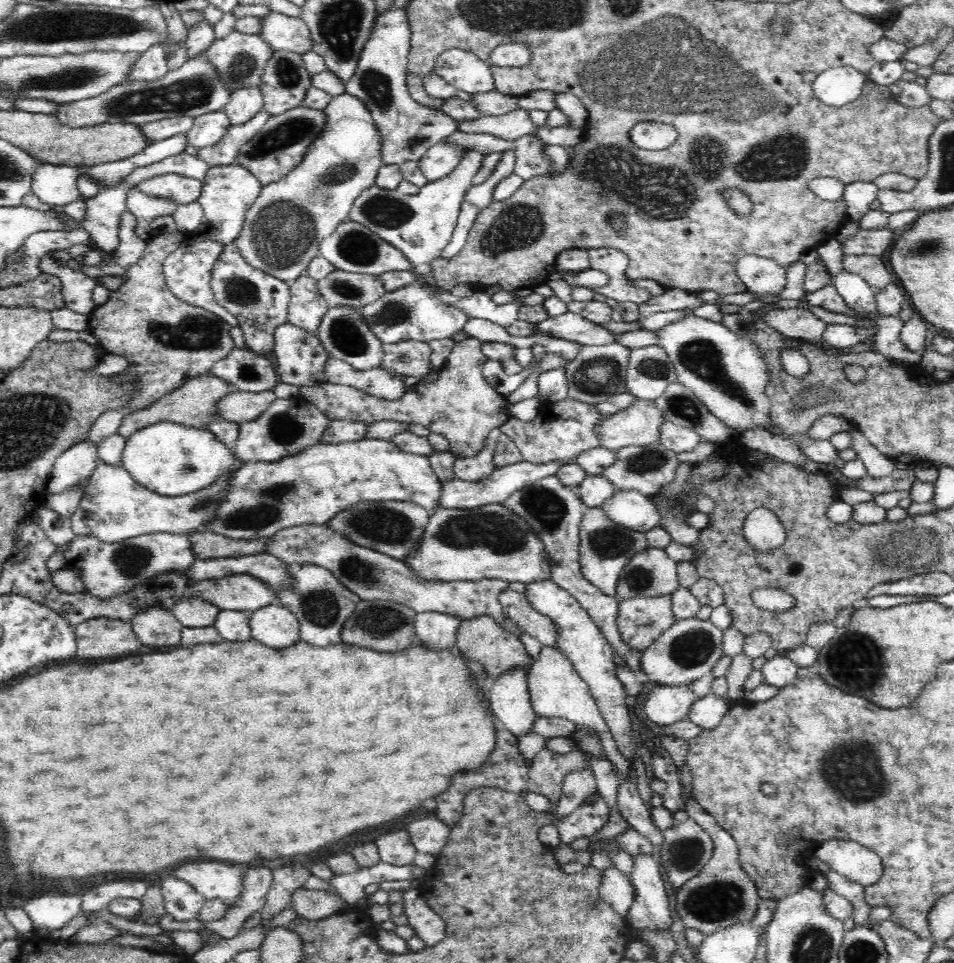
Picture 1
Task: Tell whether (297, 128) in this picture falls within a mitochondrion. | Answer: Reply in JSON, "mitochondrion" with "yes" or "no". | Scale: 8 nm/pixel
{"mitochondrion":"yes"}

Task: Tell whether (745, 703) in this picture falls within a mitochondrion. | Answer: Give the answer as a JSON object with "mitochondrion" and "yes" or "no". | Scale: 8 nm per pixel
{"mitochondrion":"no"}

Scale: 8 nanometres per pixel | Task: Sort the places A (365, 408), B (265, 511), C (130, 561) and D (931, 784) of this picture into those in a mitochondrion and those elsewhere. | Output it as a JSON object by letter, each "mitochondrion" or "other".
{"A":"other","B":"mitochondrion","C":"mitochondrion","D":"other"}

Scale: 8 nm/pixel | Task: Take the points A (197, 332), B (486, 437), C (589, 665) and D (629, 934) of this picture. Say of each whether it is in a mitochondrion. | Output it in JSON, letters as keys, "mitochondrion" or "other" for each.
{"A":"mitochondrion","B":"other","C":"other","D":"other"}

